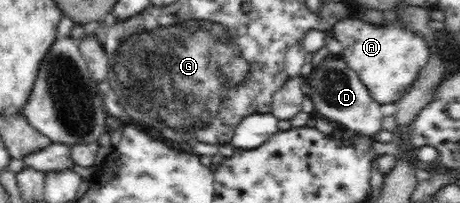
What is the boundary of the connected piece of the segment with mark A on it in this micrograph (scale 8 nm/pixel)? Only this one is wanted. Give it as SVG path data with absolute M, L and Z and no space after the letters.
M356 16L338 19L332 28L333 35L342 43L343 61L368 87L370 95L391 110L394 103L407 93L418 74L430 60L430 48L420 34L406 30L402 24L394 22L390 26L366 24Z

